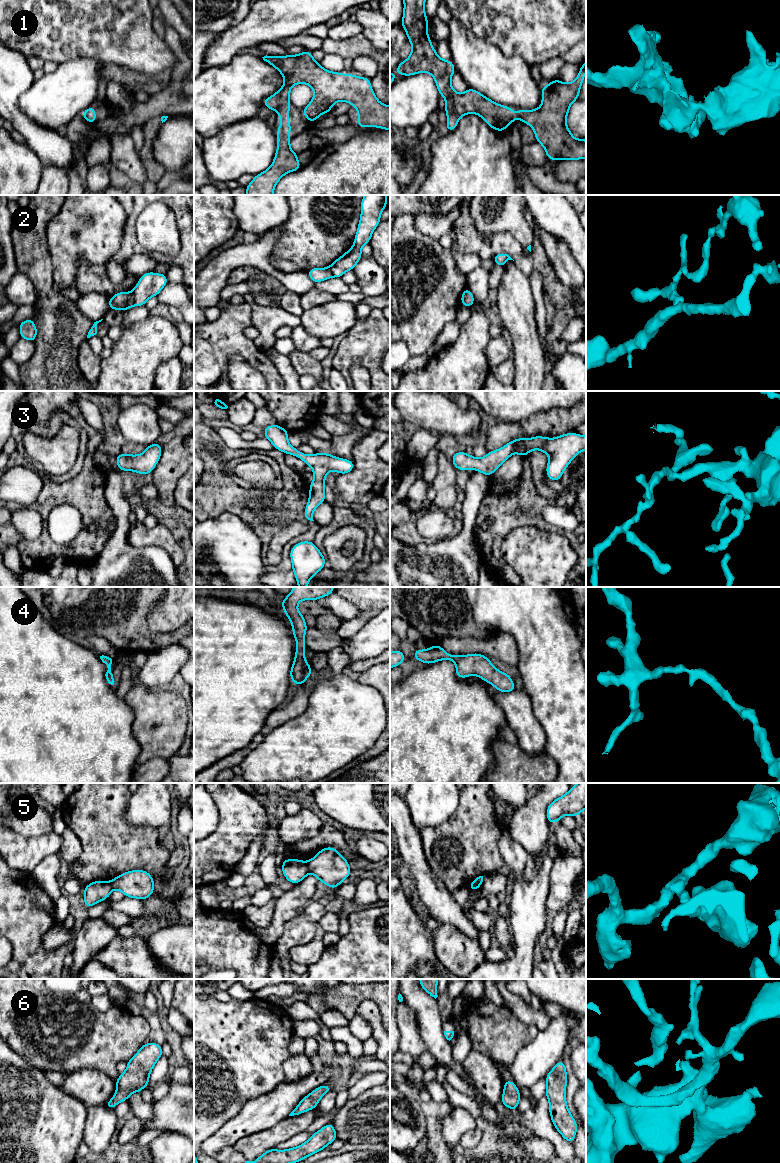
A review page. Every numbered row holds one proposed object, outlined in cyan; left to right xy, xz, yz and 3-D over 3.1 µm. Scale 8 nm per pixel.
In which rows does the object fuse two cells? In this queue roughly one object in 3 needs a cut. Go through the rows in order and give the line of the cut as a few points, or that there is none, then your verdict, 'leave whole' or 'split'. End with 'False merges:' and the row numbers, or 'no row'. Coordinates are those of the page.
1: no cut | leave whole
2: xy (131, 292), (135, 304) | split
3: no cut | leave whole
4: no cut | leave whole
5: xz (306, 862), (309, 872) | split
6: no cut | leave whole
False merges: 2, 5

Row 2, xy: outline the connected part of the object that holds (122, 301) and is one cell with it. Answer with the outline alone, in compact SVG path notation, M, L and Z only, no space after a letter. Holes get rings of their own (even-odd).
M118 292L108 299L109 309L125 311L135 305L132 292Z

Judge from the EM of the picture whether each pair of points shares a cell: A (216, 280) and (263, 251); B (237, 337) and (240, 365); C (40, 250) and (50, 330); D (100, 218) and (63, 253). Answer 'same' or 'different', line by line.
A: same
B: different
C: same
D: same

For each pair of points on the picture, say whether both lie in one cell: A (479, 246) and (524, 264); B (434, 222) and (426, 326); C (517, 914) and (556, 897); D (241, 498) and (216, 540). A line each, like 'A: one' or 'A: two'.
A: one
B: two
C: two
D: two

